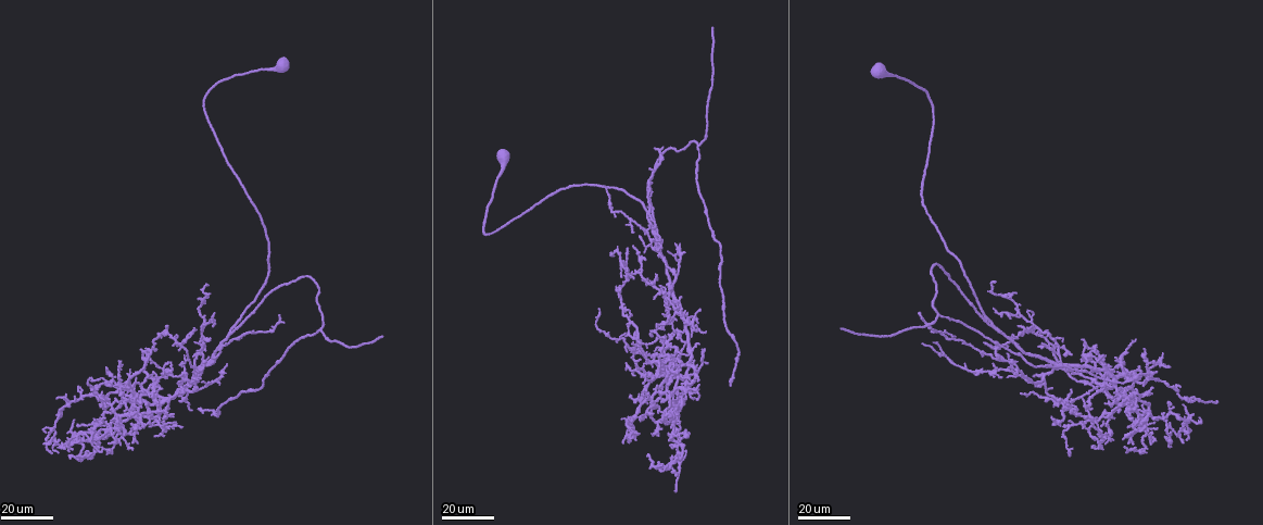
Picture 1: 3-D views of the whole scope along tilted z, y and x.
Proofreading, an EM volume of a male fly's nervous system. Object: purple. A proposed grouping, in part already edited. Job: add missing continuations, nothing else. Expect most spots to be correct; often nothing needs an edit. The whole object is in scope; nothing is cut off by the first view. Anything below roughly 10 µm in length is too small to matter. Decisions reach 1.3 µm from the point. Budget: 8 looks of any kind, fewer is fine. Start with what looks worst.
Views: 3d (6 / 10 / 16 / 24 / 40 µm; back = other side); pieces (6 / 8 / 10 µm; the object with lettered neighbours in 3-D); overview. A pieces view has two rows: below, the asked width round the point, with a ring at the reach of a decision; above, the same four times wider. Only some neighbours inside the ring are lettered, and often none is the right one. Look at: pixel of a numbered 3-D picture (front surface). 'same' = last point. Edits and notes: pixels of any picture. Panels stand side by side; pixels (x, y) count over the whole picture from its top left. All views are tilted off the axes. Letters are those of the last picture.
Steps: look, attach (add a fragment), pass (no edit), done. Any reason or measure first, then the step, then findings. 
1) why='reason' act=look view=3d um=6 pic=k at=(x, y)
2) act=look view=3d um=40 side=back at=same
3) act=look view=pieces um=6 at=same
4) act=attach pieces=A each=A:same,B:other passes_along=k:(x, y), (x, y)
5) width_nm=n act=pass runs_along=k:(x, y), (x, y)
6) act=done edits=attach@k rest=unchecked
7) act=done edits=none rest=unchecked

why='end of a long branch' act=look view=3d um=24 pic=1 at=(842, 327)

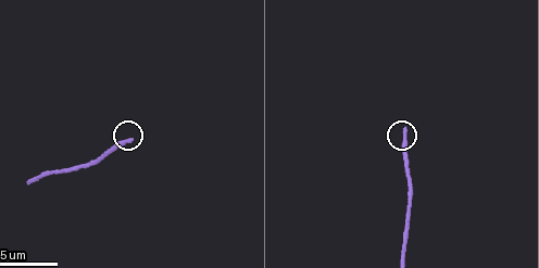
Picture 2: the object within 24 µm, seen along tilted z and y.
act=look view=pieces um=6 pic=2 at=(131, 137)

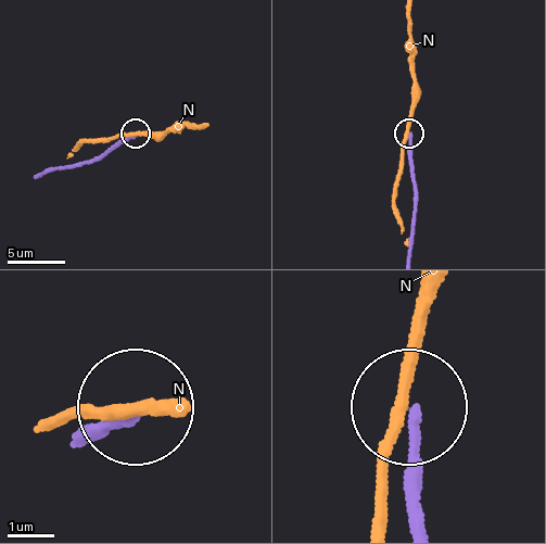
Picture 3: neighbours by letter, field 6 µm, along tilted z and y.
width_nm=170 act=pass each=N:other runs_along=3:(421, 521), (418, 405) found='none of them fits'

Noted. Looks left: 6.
why='free end' act=look view=3d um=24 pic=1 at=(1066, 353)

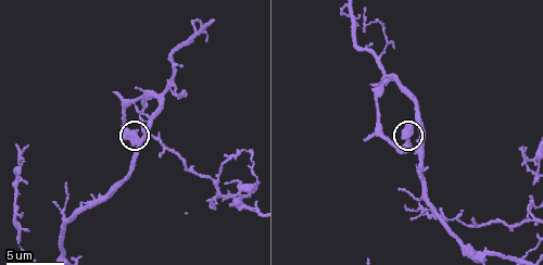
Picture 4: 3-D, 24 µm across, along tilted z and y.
act=look view=pieces um=10 pic=4 at=(408, 123)

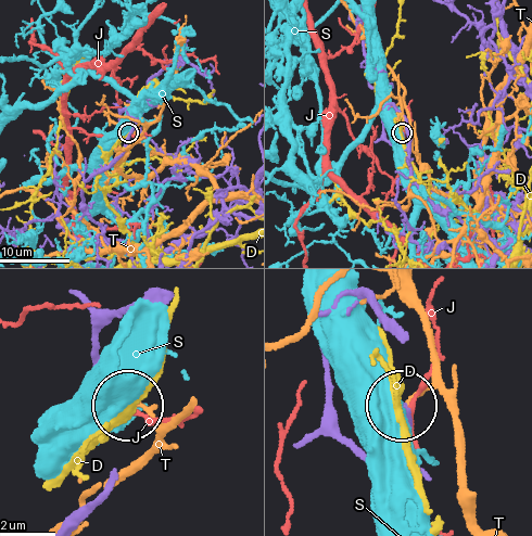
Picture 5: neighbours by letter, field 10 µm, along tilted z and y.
act=pass each=D:other,J:other,S:other,T:other found='none of them fits'

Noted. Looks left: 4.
why='thin end' act=look view=3d um=24 pic=1 at=(1155, 371)

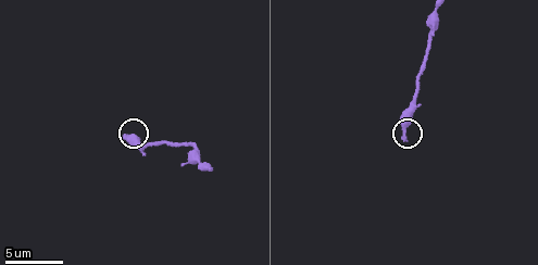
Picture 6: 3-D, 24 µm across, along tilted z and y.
why='see the neighbours' act=look view=pieces um=6 pic=6 at=(404, 138)

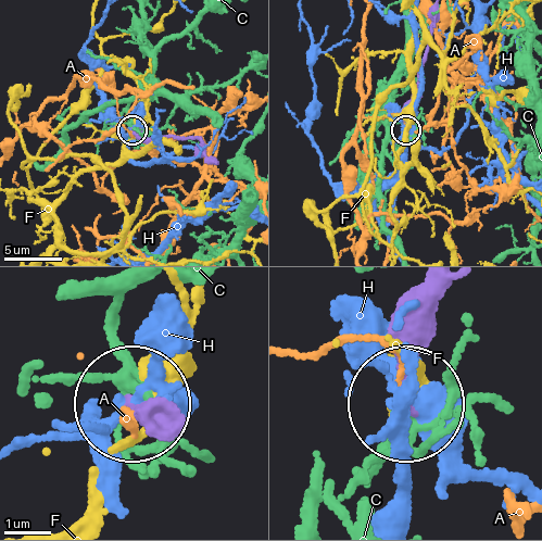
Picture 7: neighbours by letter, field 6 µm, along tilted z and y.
act=pass each=A:other,C:other,F:other,H:other found='no lettered fragment goes on from it'

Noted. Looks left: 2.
why='branch stops here' act=look view=3d um=16 pic=1 at=(629, 249)

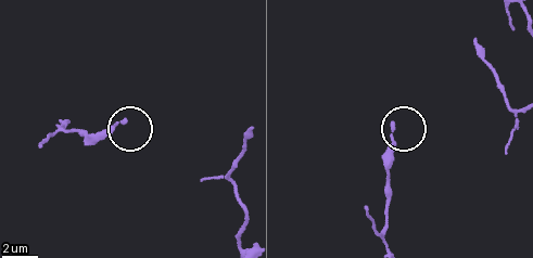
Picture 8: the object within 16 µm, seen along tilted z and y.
why='see the neighbours' act=look view=pieces um=6 pic=8 at=(124, 122)

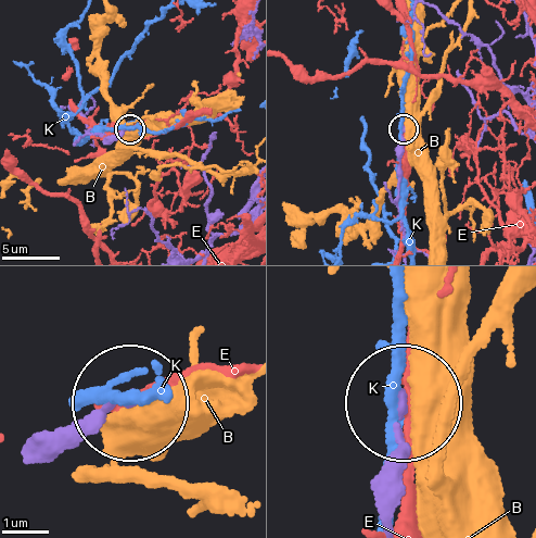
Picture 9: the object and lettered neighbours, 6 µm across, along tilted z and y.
act=pass each=B:other,E:other,K:other runs_along=9:(403, 246), (396, 155), (403, 130) found='no lettered fragment goes on from it'

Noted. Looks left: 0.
act=done edits=none rest=unchecked

